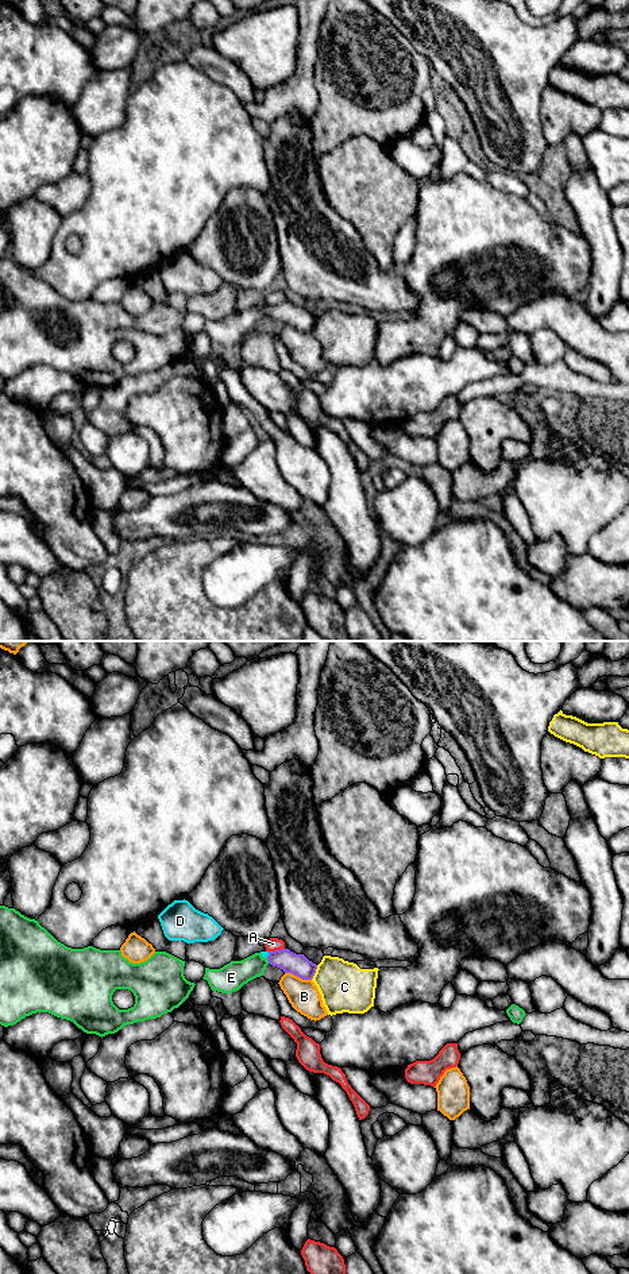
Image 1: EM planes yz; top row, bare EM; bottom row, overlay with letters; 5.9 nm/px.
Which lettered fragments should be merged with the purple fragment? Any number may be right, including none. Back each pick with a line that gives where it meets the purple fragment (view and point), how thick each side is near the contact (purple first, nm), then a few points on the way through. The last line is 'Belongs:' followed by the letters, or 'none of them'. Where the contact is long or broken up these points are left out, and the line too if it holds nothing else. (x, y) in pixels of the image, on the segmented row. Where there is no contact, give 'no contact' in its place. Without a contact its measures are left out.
D: meets purple in yz at (267, 956); 130 nm thick on the purple side, 40 nm on the other; runs through yz (298, 965), (284, 958), (267, 956), (265, 954)
Belongs: D

